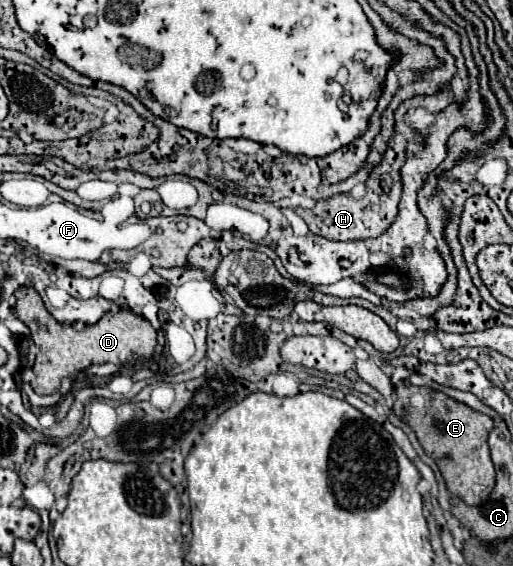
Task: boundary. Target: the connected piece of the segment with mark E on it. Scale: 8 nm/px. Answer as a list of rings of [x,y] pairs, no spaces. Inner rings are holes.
[[[403,385],[397,389],[397,399],[391,409],[415,431],[425,453],[439,465],[447,489],[453,495],[461,497],[467,505],[479,505],[487,499],[487,495],[495,487],[495,467],[491,463],[487,447],[487,437],[493,429],[493,421],[487,415],[475,413],[467,405],[457,403],[443,393],[413,385]],[[477,487],[481,487],[483,491],[477,493]]]

